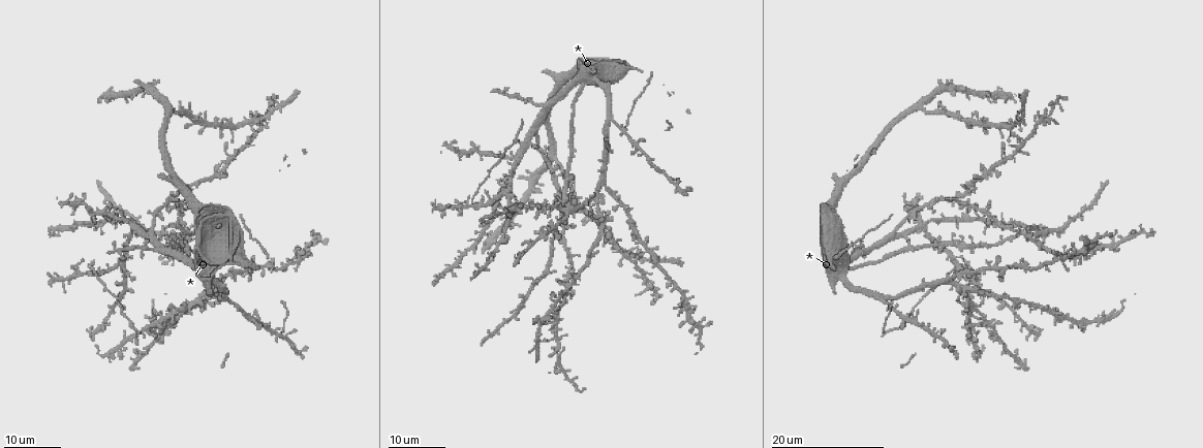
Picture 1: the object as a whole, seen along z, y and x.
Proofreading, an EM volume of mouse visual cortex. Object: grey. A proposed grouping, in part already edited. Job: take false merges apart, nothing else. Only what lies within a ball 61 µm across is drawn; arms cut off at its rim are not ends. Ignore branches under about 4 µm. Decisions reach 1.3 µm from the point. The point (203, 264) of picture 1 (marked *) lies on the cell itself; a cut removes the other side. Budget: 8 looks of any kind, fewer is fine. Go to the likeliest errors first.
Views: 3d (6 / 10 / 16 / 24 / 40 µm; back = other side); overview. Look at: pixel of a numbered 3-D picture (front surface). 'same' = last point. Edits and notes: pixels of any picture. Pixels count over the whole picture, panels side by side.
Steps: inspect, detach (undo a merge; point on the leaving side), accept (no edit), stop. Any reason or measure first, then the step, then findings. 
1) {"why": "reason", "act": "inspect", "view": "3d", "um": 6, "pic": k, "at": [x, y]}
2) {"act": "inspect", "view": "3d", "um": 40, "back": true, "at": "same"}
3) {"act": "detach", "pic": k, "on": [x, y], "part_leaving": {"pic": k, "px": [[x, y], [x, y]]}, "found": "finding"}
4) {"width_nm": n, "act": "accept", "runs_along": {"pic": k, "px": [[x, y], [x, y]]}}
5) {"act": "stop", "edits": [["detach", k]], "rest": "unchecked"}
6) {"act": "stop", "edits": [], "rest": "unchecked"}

{"act": "inspect", "view": "3d", "um": 16, "pic": 1, "at": [907, 319]}

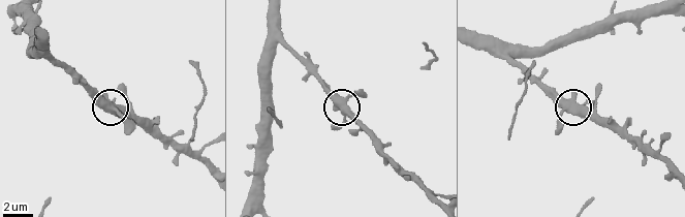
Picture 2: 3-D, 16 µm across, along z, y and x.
{"why": "closer look", "act": "inspect", "view": "3d", "um": 10, "pic": 2, "at": [114, 109]}

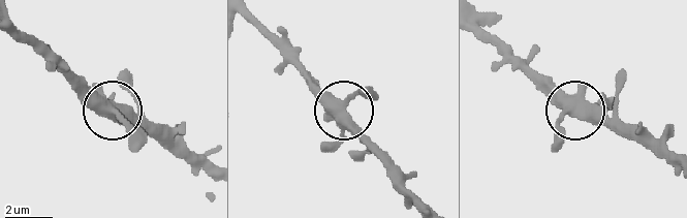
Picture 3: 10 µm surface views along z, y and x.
{"width_nm": 400, "act": "accept", "runs_along": {"pic": 3, "px": [[18, 29], [83, 79], [139, 148]]}, "found": "all the same cell"}

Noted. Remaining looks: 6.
{"why": "three-way junction", "act": "inspect", "view": "3d", "um": 16, "pic": 1, "at": [476, 204]}

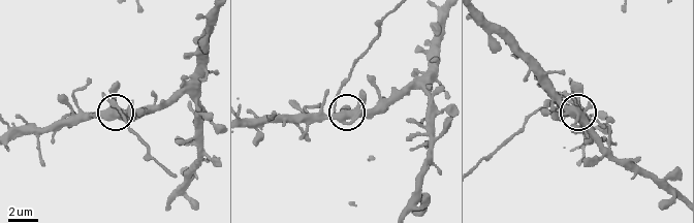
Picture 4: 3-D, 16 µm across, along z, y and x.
{"act": "inspect", "view": "3d", "um": 6, "pic": 4, "at": [344, 110]}

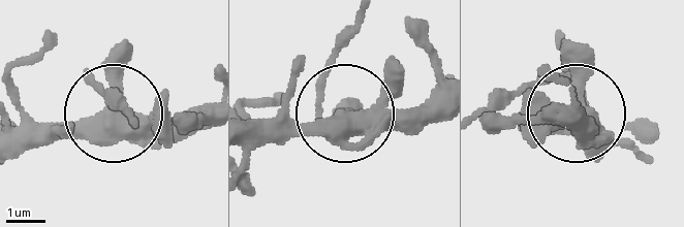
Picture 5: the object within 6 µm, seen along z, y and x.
{"width_nm": 400, "act": "accept", "found": "one cell here"}

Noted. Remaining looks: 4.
{"act": "inspect", "view": "3d", "um": 24, "pic": 1, "at": [611, 119]}

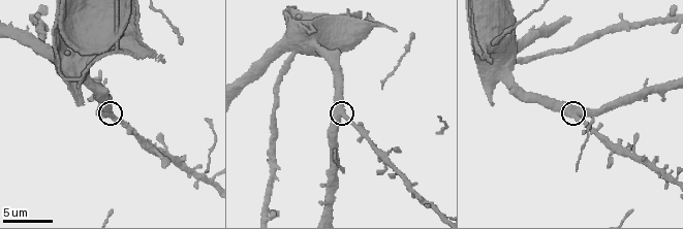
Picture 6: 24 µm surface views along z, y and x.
{"why": "closer look", "act": "inspect", "view": "3d", "um": 6, "pic": 6, "at": [574, 116]}

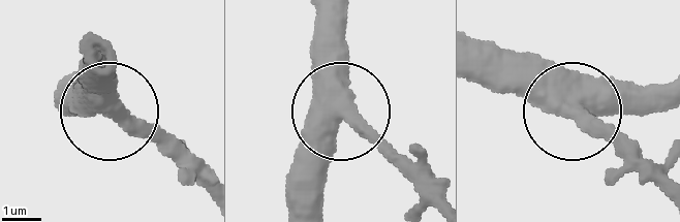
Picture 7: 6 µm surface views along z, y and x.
{"width_nm": 530, "act": "accept", "found": "one cell here"}

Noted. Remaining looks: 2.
{"why": "three-way junction", "act": "inspect", "view": "3d", "um": 16, "pic": 1, "at": [159, 247]}

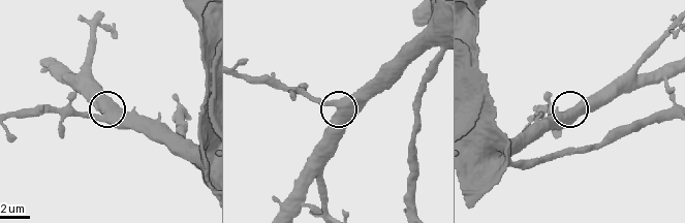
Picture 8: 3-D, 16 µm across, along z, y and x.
{"why": "closer look", "act": "inspect", "view": "3d", "um": 10, "pic": 8, "at": [337, 111]}

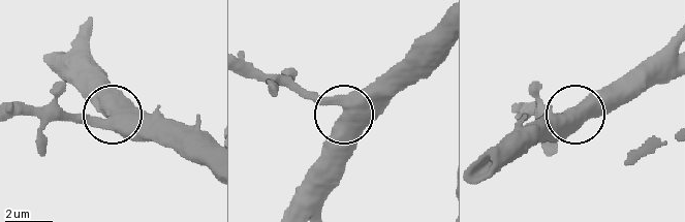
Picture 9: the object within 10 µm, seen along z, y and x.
{"arms": 3, "act": "accept", "runs_along": {"pic": 9, "px": [[209, 167], [143, 137], [119, 118], [62, 116]]}, "found": "one cell here"}

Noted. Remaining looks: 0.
{"act": "stop", "edits": [], "rest": "unchecked"}

